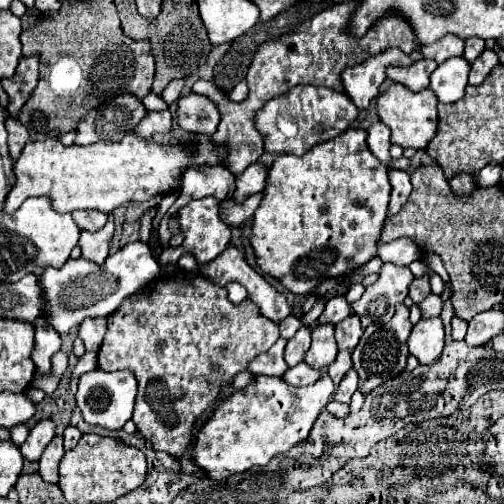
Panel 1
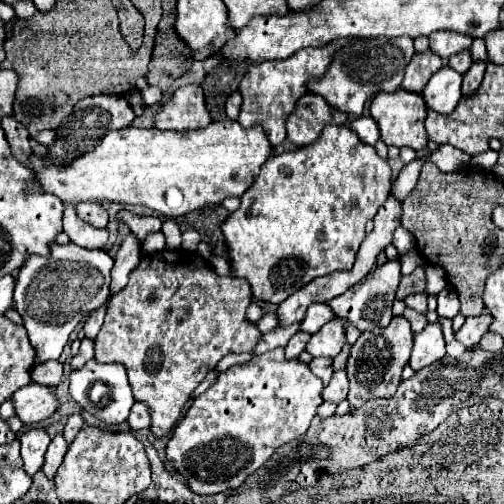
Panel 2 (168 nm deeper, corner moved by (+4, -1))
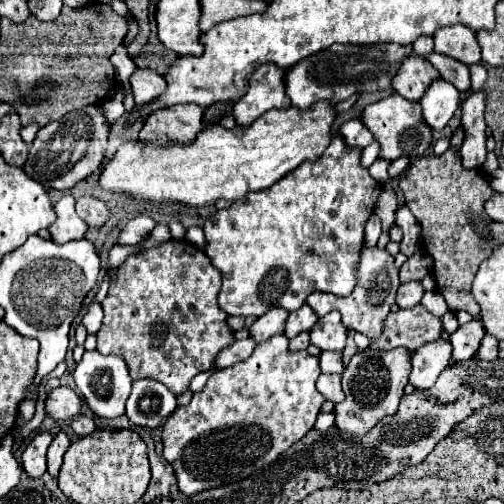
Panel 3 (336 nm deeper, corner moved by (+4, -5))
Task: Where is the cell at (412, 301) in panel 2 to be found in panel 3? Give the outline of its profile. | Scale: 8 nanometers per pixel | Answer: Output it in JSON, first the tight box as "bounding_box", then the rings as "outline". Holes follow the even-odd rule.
{"bounding_box":[397,282,423,308],"outline":[[[405,282],[397,290],[397,306],[399,308],[411,308],[417,306],[423,298],[423,286],[419,282]]]}

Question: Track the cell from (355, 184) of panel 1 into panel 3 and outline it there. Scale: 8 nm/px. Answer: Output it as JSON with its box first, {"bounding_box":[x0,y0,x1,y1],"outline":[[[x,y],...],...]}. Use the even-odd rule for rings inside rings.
{"bounding_box":[205,136,381,318],"outline":[[[333,136],[331,144],[315,164],[305,162],[305,166],[299,166],[293,174],[281,178],[277,186],[249,194],[249,198],[237,200],[205,220],[205,254],[221,272],[223,284],[217,302],[225,314],[259,318],[265,310],[275,306],[293,312],[305,304],[307,294],[313,290],[335,296],[351,294],[355,284],[353,266],[357,264],[357,254],[365,242],[363,226],[381,194],[381,184],[369,176],[367,168],[359,164],[359,158],[361,150],[345,150],[343,138]]]}

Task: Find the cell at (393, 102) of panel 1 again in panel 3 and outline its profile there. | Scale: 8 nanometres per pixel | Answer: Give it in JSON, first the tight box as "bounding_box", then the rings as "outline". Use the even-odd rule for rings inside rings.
{"bounding_box":[361,94,431,162],"outline":[[[391,94],[391,96],[387,96],[375,104],[365,106],[365,110],[361,114],[361,122],[369,128],[373,138],[379,142],[379,146],[381,146],[379,158],[389,160],[389,162],[395,158],[401,158],[401,156],[415,160],[415,158],[423,156],[431,144],[431,130],[425,124],[425,120],[421,118],[419,102],[405,100],[399,94]]]}

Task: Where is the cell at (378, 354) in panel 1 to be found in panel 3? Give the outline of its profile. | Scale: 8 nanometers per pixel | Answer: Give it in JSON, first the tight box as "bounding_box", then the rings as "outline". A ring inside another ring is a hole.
{"bounding_box":[335,350,411,434],"outline":[[[363,350],[357,352],[343,372],[345,400],[335,404],[335,428],[349,434],[367,434],[379,420],[397,412],[407,376],[411,370],[411,354],[405,350]]]}

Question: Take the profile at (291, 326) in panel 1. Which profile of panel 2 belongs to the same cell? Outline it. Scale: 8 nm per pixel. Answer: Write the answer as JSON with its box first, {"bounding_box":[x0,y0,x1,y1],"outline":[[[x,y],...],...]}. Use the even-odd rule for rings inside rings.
{"bounding_box":[167,348,323,494],"outline":[[[283,348],[255,356],[249,364],[233,366],[221,372],[217,382],[193,400],[185,418],[173,430],[173,436],[167,444],[167,460],[177,468],[177,472],[185,474],[189,488],[197,494],[217,494],[237,488],[257,468],[261,468],[279,446],[307,432],[309,422],[317,414],[317,406],[323,402],[321,392],[321,380],[313,378],[307,364],[287,360],[283,356]]]}

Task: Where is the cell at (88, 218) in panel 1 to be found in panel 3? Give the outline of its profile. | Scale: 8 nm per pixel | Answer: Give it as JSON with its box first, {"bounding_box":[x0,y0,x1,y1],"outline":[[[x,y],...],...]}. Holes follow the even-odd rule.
{"bounding_box":[75,196,109,228],"outline":[[[81,196],[75,204],[75,210],[87,222],[87,226],[93,226],[93,228],[101,228],[109,220],[107,204],[93,196]]]}

